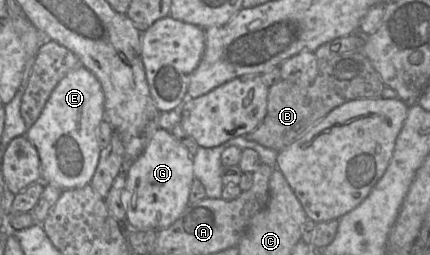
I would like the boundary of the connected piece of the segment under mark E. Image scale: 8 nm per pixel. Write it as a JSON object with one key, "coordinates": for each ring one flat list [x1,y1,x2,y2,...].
{"coordinates":[[83,65,68,72,51,92,38,119,24,134,38,152,40,181,61,190,90,184,101,152,97,129,104,118,104,93,96,76]]}

